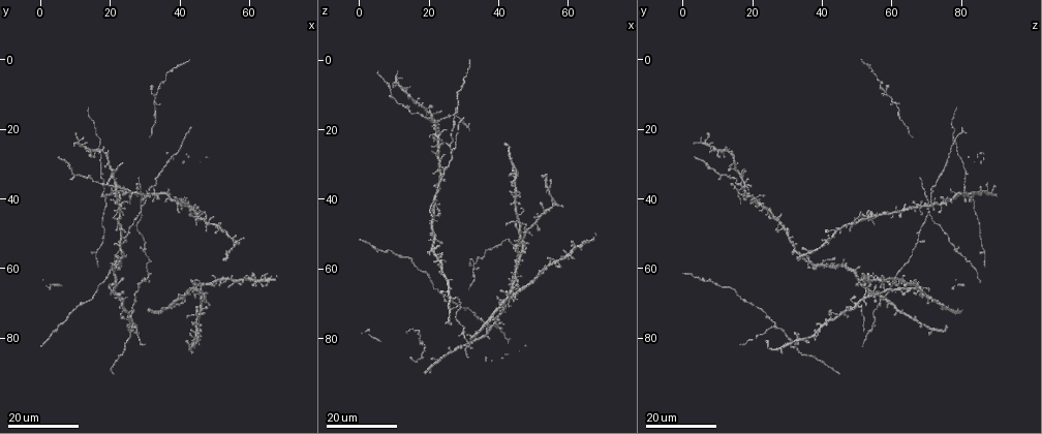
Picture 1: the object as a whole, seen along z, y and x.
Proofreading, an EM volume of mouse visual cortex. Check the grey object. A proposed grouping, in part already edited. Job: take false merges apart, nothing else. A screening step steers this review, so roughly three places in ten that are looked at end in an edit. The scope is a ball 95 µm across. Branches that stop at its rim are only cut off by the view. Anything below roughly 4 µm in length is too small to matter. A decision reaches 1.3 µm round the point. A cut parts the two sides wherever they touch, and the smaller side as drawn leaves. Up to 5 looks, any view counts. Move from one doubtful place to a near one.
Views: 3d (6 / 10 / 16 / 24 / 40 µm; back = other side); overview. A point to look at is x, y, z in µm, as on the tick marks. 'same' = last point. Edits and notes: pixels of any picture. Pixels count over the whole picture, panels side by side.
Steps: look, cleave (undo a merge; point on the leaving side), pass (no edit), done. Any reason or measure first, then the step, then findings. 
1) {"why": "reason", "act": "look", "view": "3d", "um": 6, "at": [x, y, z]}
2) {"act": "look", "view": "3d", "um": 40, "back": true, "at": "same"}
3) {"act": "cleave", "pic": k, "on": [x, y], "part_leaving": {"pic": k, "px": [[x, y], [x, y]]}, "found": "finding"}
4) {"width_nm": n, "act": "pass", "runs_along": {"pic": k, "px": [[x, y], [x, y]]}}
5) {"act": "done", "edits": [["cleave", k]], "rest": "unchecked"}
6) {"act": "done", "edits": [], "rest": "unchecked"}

{"act": "look", "view": "3d", "um": 16, "at": [23.0, 37.5, 18.0]}

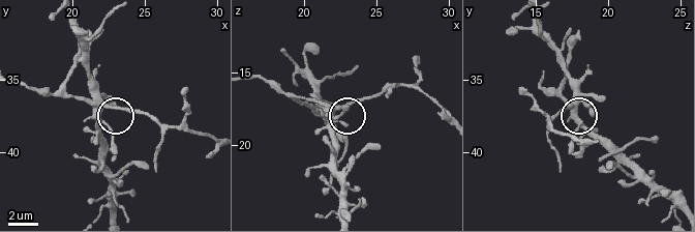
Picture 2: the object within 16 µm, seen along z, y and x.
{"act": "look", "view": "3d", "um": 10, "at": [22.6, 37.0, 17.4]}

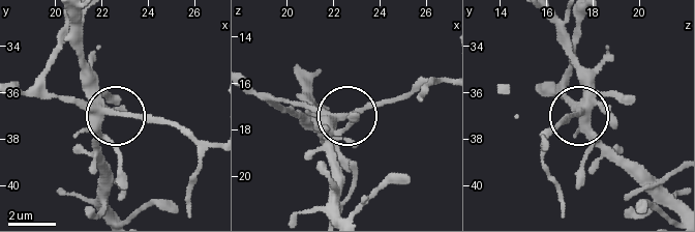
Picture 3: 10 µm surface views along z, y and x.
{"act": "cleave", "pic": 3, "on": [65, 102], "part_leaving": {"pic": 3, "px": [[97, 107], [63, 94], [22, 94]]}, "found": "a second neuron is stuck on"}

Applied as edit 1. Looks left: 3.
{"act": "look", "view": "overview"}

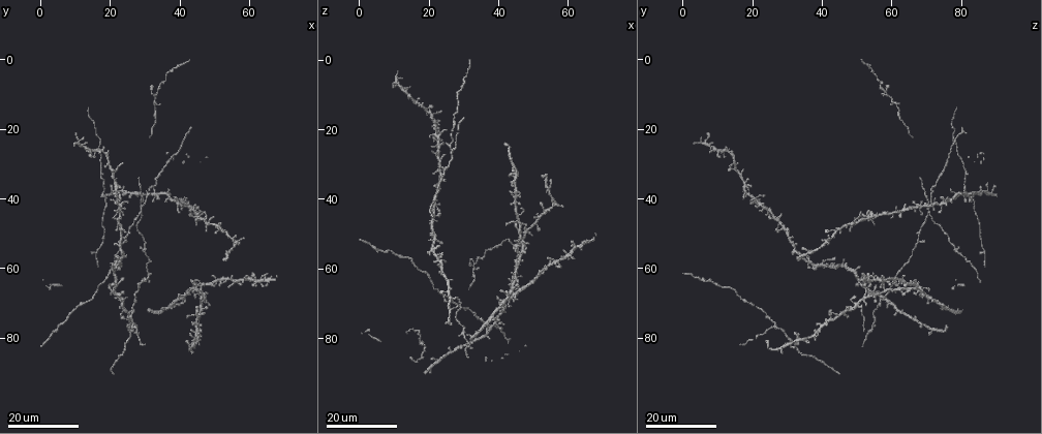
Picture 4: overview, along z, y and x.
{"why": "three arms meet", "act": "look", "view": "3d", "um": 16, "at": [26.5, 76.0, 26.5]}

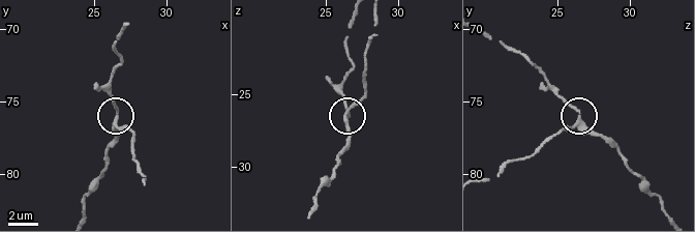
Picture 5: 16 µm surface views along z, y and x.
{"why": "closer look", "act": "look", "view": "3d", "um": 10, "at": [26.4, 76.0, 26.4]}

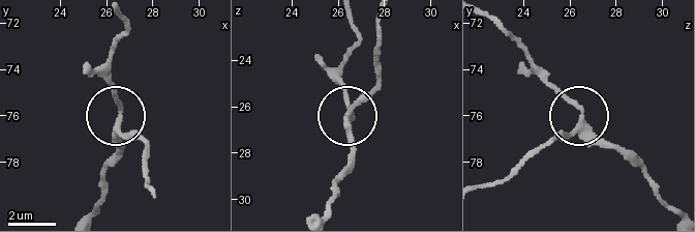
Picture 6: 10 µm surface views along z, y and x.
{"act": "pass", "found": "continuous, no second neuron"}

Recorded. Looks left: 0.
{"act": "done", "edits": [["cleave", 3]], "rest": "unchecked"}

